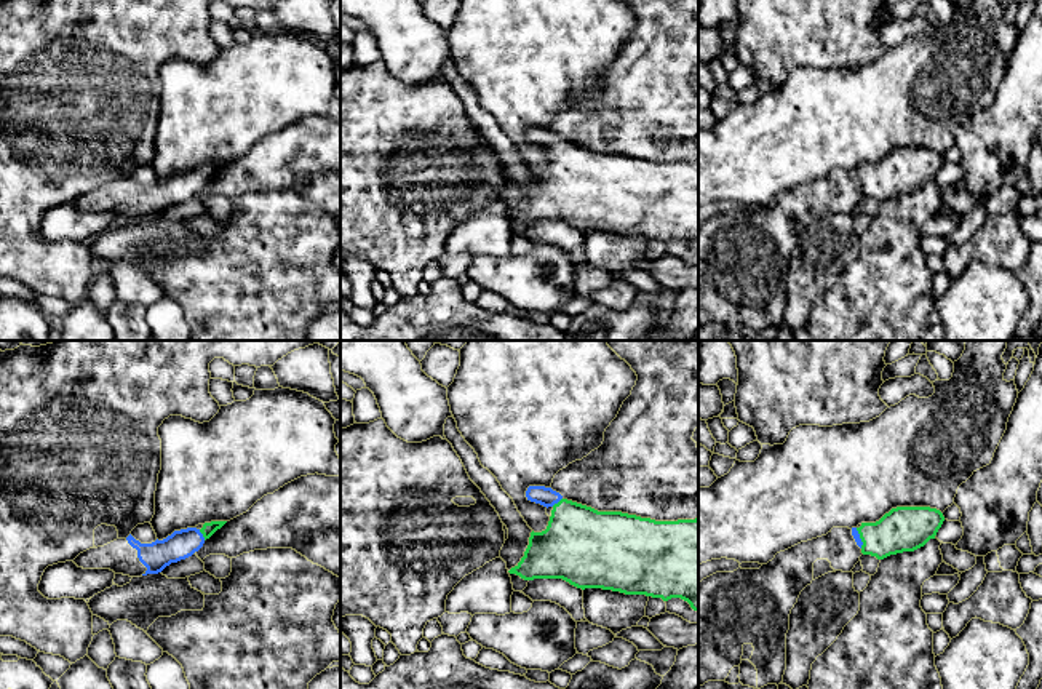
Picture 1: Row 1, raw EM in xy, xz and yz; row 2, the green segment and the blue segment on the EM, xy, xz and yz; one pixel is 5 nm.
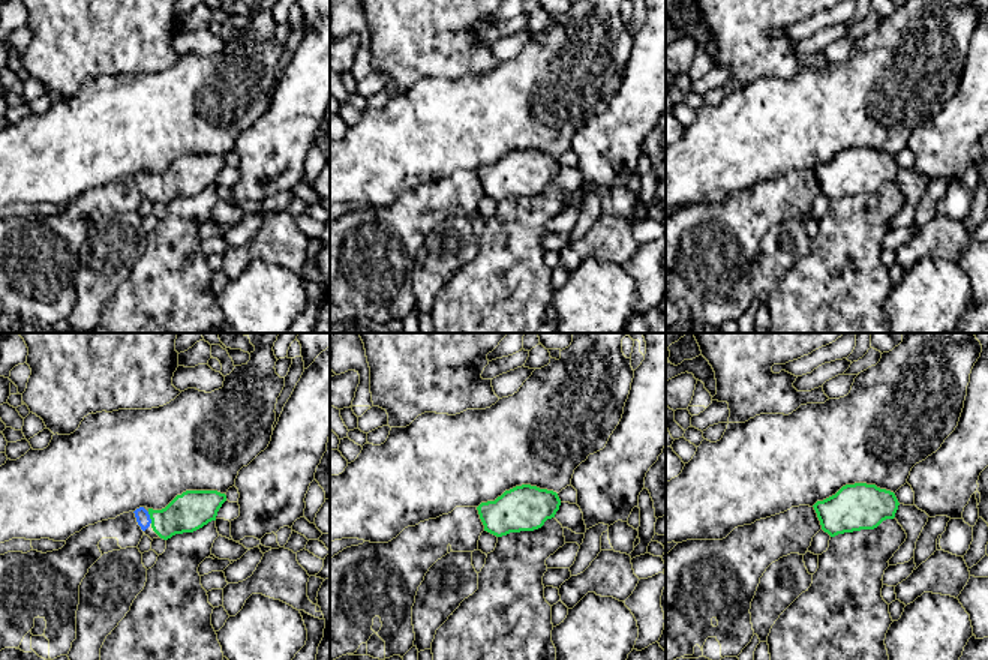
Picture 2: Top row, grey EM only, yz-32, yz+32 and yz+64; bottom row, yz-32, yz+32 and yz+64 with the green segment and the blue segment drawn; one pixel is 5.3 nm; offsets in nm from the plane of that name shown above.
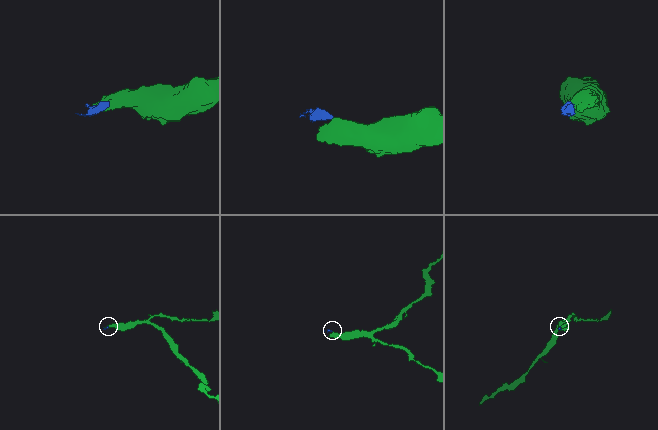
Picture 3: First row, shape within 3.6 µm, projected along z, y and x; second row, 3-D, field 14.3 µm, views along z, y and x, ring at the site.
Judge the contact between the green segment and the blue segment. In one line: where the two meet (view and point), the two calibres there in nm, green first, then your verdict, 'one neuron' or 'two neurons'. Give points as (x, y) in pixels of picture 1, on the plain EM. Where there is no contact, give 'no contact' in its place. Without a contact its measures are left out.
xy (202, 175) | 70/140 nm | one neuron

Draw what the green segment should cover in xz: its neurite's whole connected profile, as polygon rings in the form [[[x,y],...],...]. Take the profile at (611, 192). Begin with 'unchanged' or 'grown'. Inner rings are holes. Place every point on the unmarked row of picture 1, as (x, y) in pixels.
grown; [[[529,128],[526,139],[553,152],[547,171],[531,174],[524,198],[510,216],[524,222],[563,221],[582,232],[662,240],[666,254],[698,265],[698,160],[655,163],[622,153],[598,153],[545,128]]]

